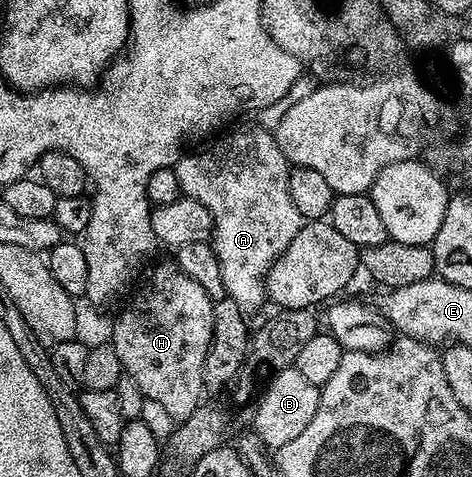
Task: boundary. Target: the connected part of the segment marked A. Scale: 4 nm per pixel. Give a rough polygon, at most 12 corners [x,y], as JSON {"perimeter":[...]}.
{"perimeter":[[262,125],[175,164],[207,207],[226,298],[265,280],[305,220]]}

